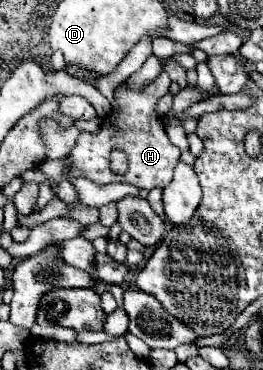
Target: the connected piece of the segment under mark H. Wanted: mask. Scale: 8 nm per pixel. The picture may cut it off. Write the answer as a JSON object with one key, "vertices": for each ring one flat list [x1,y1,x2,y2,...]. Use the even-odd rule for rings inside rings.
{"vertices":[[163,71,157,81,153,81,147,89,123,89,119,87,115,91,115,99,117,99,117,105,119,105,119,111,117,113,111,113,101,129,97,133,81,133,79,135,79,141,75,145,75,149,71,151,69,157,65,159,59,159,59,161,45,161,39,169,43,171,43,175,53,183,61,183,65,179,69,181,75,181,75,179,89,179,97,185,107,185,107,183,131,183,139,189,155,189,155,187,165,187,171,177,173,177,173,169,179,161,179,155,181,151,169,143,167,139,167,133,165,133,165,127,163,127,163,119,155,113,155,105,157,101,169,93,169,85,171,85,171,79,169,75],[111,151,123,151,127,155,127,161,129,161,129,169,127,173,123,175,117,175,117,173,111,173,113,177,109,179,109,173,107,173,107,161,111,157]]}

